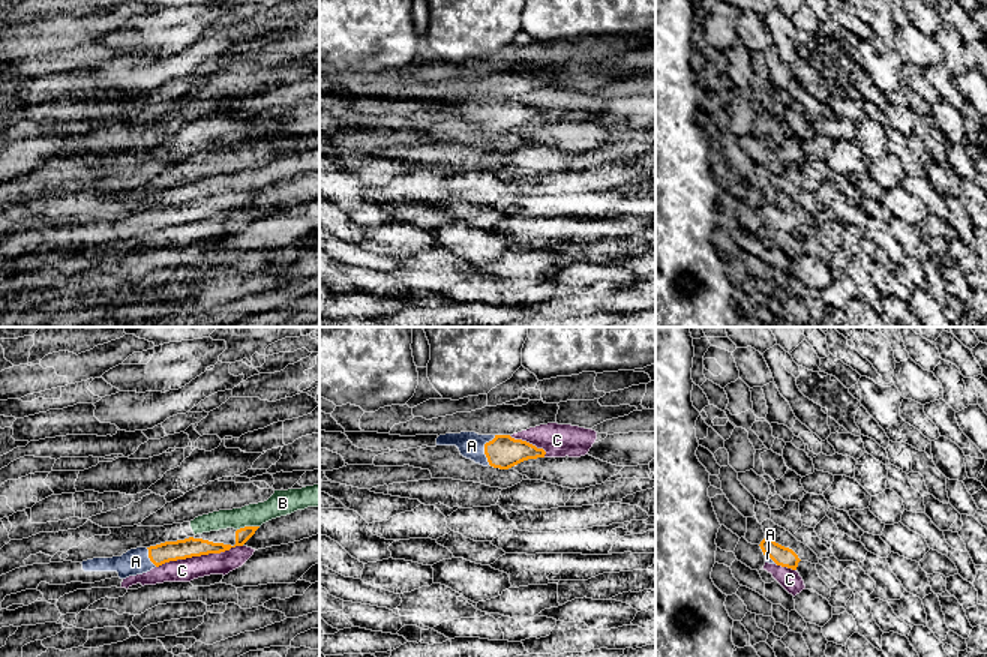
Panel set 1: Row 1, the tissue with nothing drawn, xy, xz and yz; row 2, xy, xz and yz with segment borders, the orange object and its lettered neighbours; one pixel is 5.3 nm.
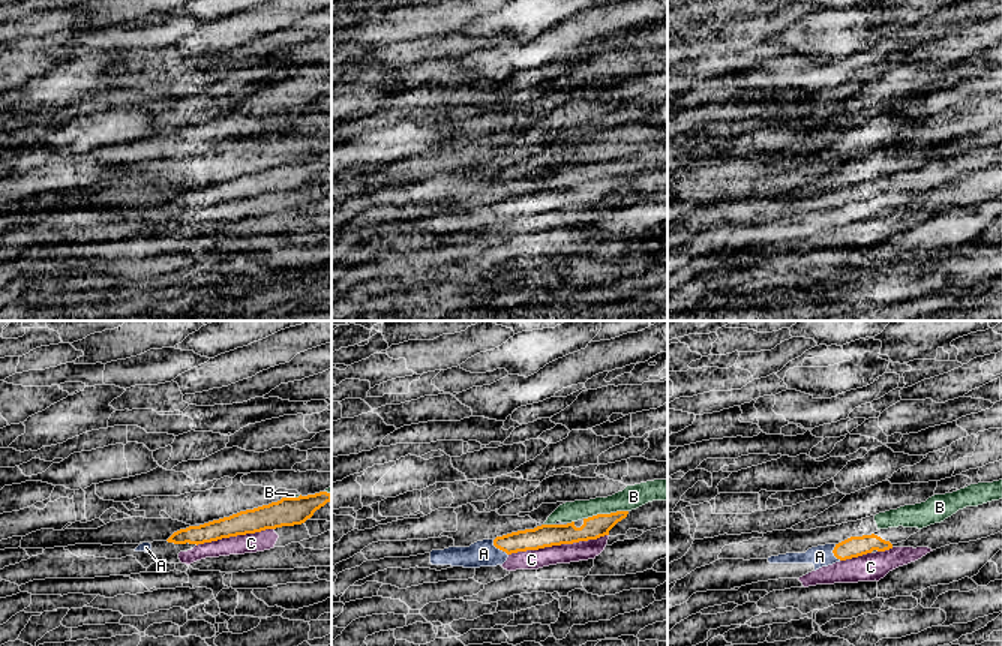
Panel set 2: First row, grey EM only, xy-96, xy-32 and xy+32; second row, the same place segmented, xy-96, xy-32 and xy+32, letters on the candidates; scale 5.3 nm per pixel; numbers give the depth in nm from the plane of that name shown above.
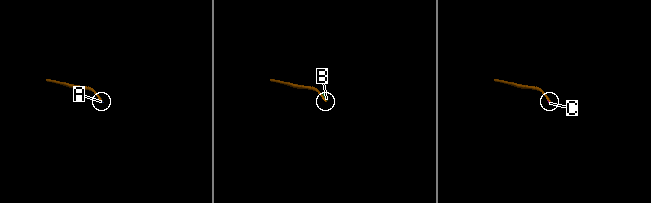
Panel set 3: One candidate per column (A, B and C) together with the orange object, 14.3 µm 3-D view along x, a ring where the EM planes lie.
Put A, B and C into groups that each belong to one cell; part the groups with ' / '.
A / B / C

